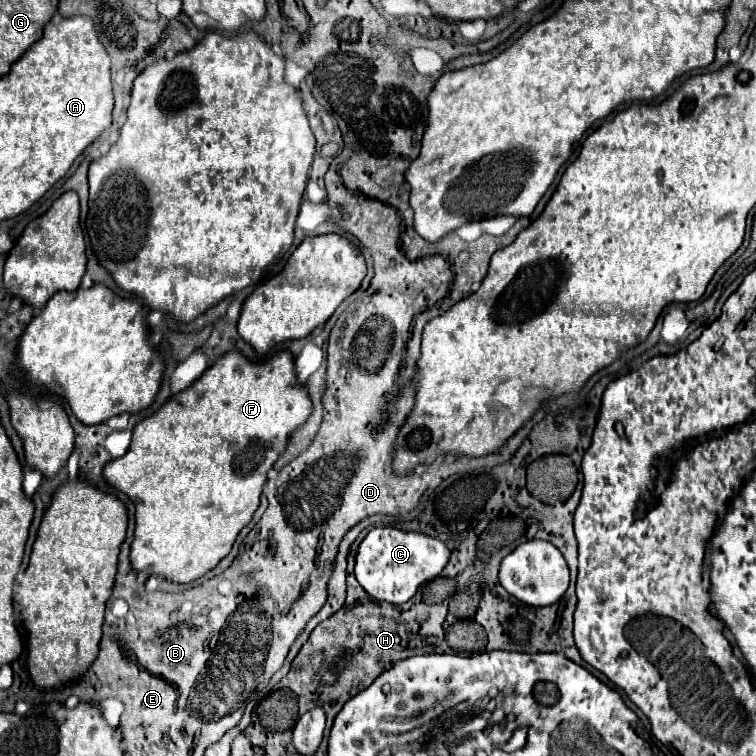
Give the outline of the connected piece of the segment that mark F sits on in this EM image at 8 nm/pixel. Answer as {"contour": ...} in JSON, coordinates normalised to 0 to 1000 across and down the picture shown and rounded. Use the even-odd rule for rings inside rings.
{"contour":[[[373,463],[373,466],[362,468],[349,481],[333,481],[317,466],[302,466],[302,468],[291,471],[280,484],[275,484],[272,492],[254,511],[249,511],[238,521],[228,524],[209,545],[204,545],[201,550],[183,558],[180,566],[177,566],[175,587],[172,587],[169,598],[164,603],[153,606],[153,608],[146,608],[138,616],[138,624],[135,624],[140,638],[148,640],[153,648],[164,651],[177,664],[177,672],[180,672],[180,698],[177,698],[177,714],[175,714],[175,722],[172,722],[175,754],[177,757],[193,754],[198,762],[214,762],[222,770],[246,772],[246,770],[262,767],[265,762],[270,762],[272,757],[286,751],[286,746],[307,728],[307,720],[310,720],[315,704],[333,688],[336,677],[341,675],[347,643],[352,638],[352,624],[362,616],[368,601],[376,595],[381,577],[407,556],[410,545],[413,545],[413,532],[407,526],[407,519],[405,519],[402,508],[394,508],[394,503],[392,503],[389,474],[386,474],[386,468],[381,463]]]}

